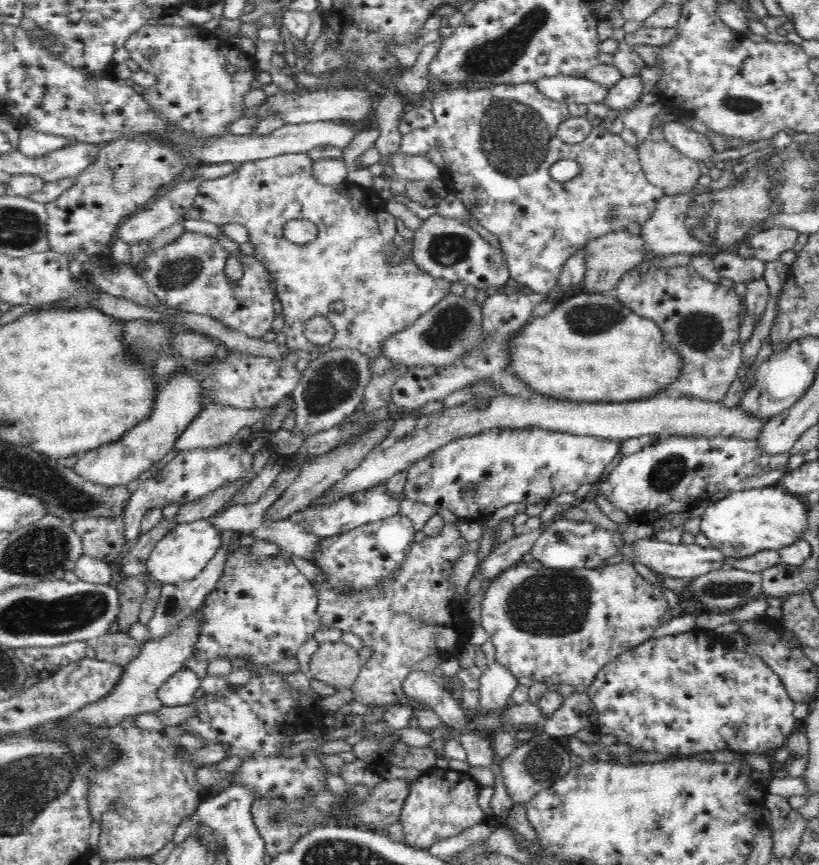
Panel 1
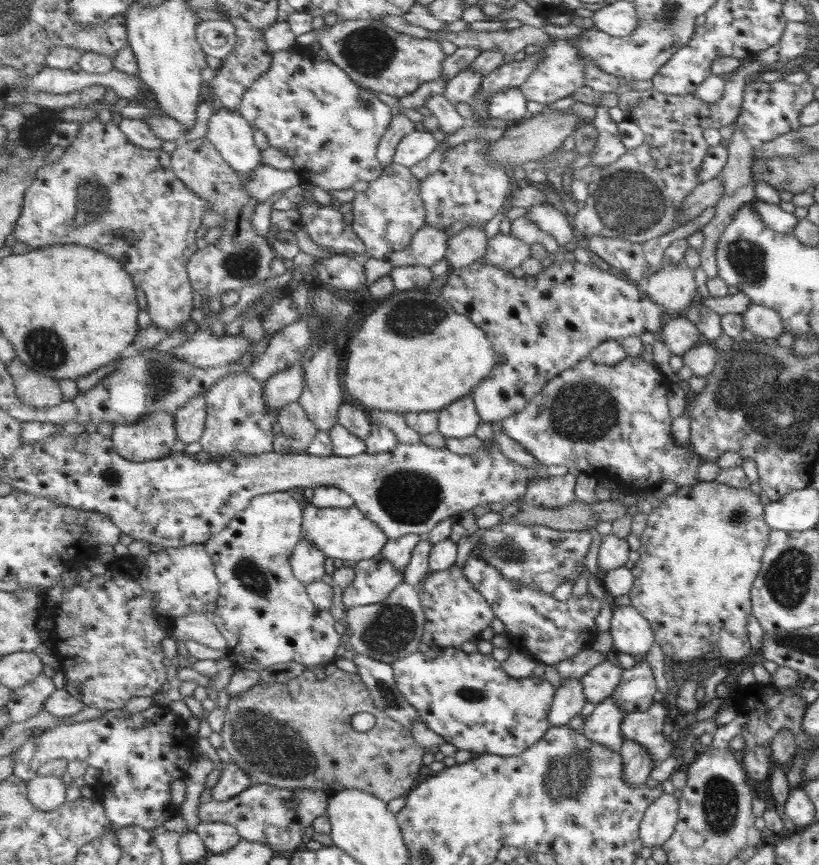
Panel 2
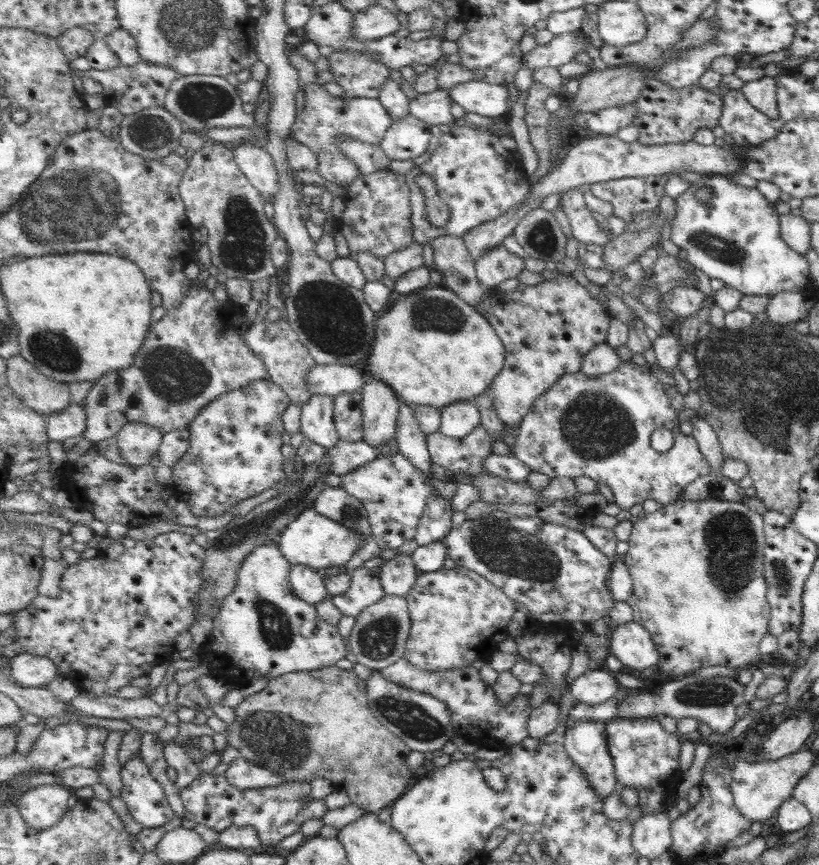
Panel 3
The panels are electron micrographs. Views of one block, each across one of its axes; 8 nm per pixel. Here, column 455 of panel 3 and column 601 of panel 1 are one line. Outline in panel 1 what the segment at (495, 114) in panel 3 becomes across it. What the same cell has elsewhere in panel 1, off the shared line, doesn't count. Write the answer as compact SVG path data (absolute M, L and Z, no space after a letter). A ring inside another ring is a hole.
M542 76L534 82L536 90L550 100L568 104L603 103L608 88L588 79L575 76Z

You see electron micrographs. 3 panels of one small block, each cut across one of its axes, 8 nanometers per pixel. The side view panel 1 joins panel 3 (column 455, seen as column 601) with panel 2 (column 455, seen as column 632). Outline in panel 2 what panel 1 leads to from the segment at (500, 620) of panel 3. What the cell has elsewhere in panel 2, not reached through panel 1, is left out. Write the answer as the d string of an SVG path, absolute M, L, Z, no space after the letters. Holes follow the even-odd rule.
M453 565L447 570L432 571L416 590L426 614L422 642L430 647L461 648L461 644L473 640L473 636L480 637L480 632L496 618L495 609L465 576L463 566Z

